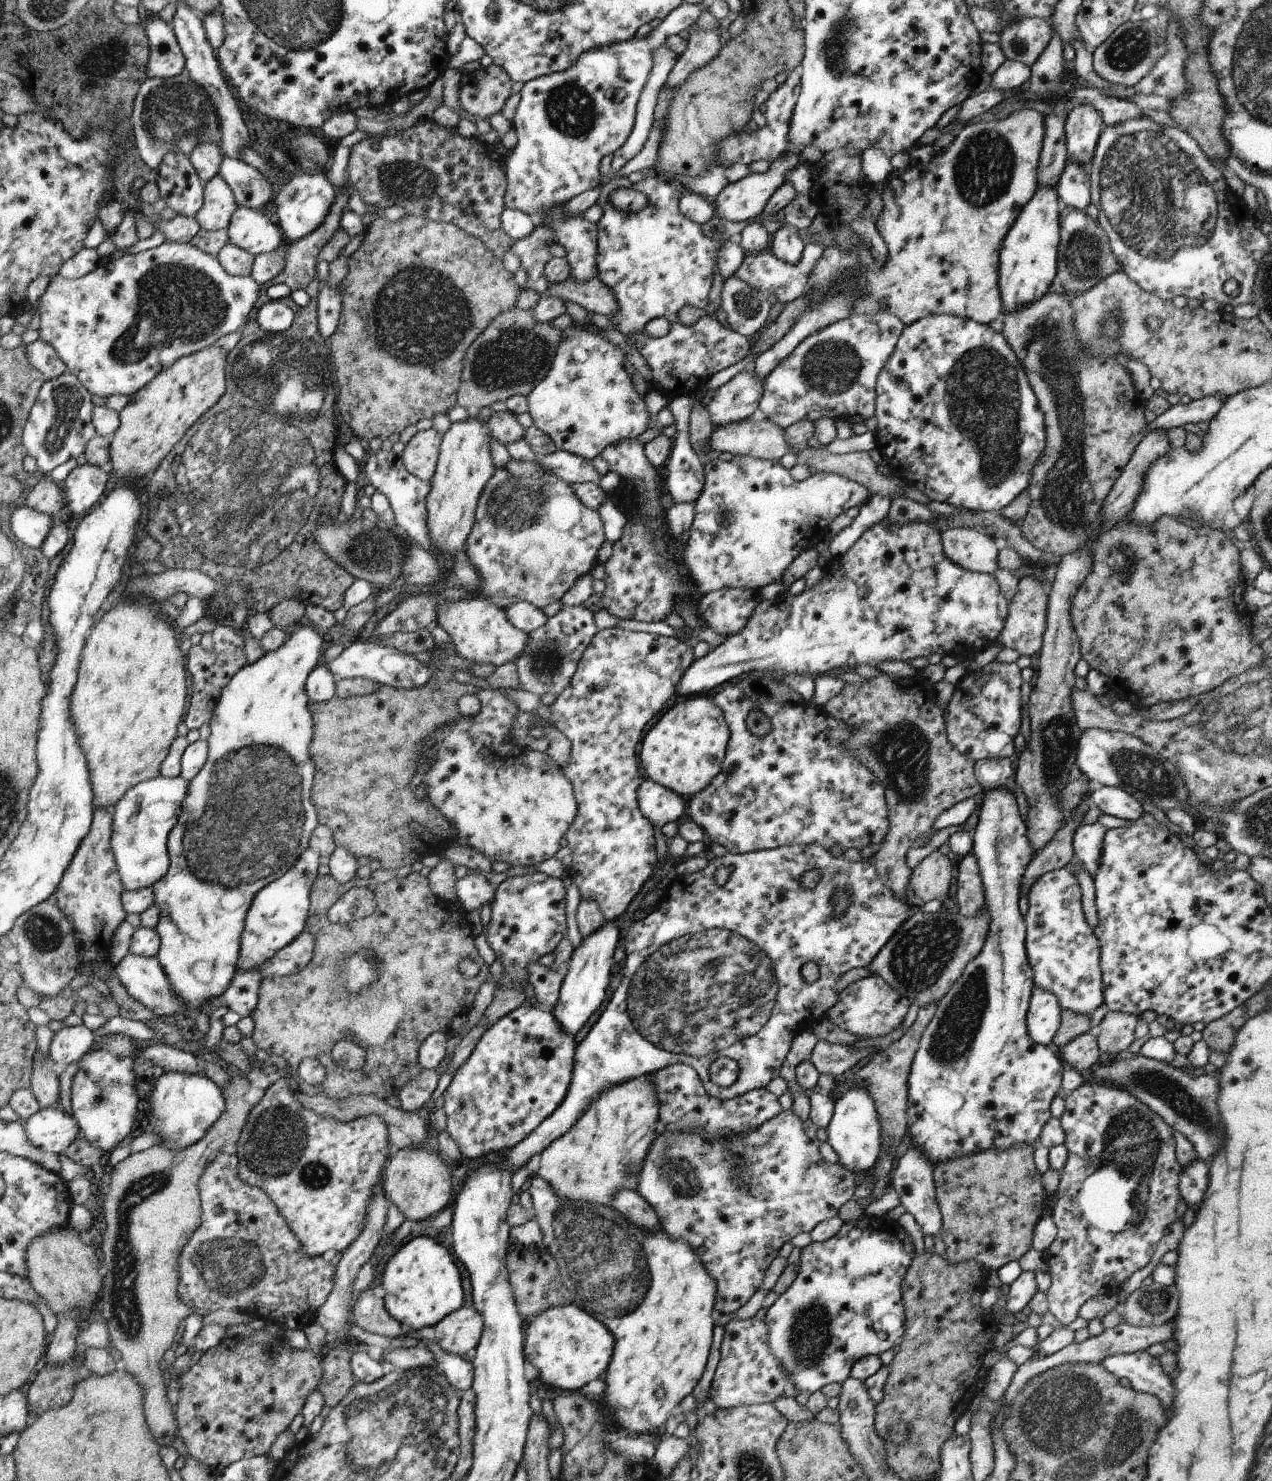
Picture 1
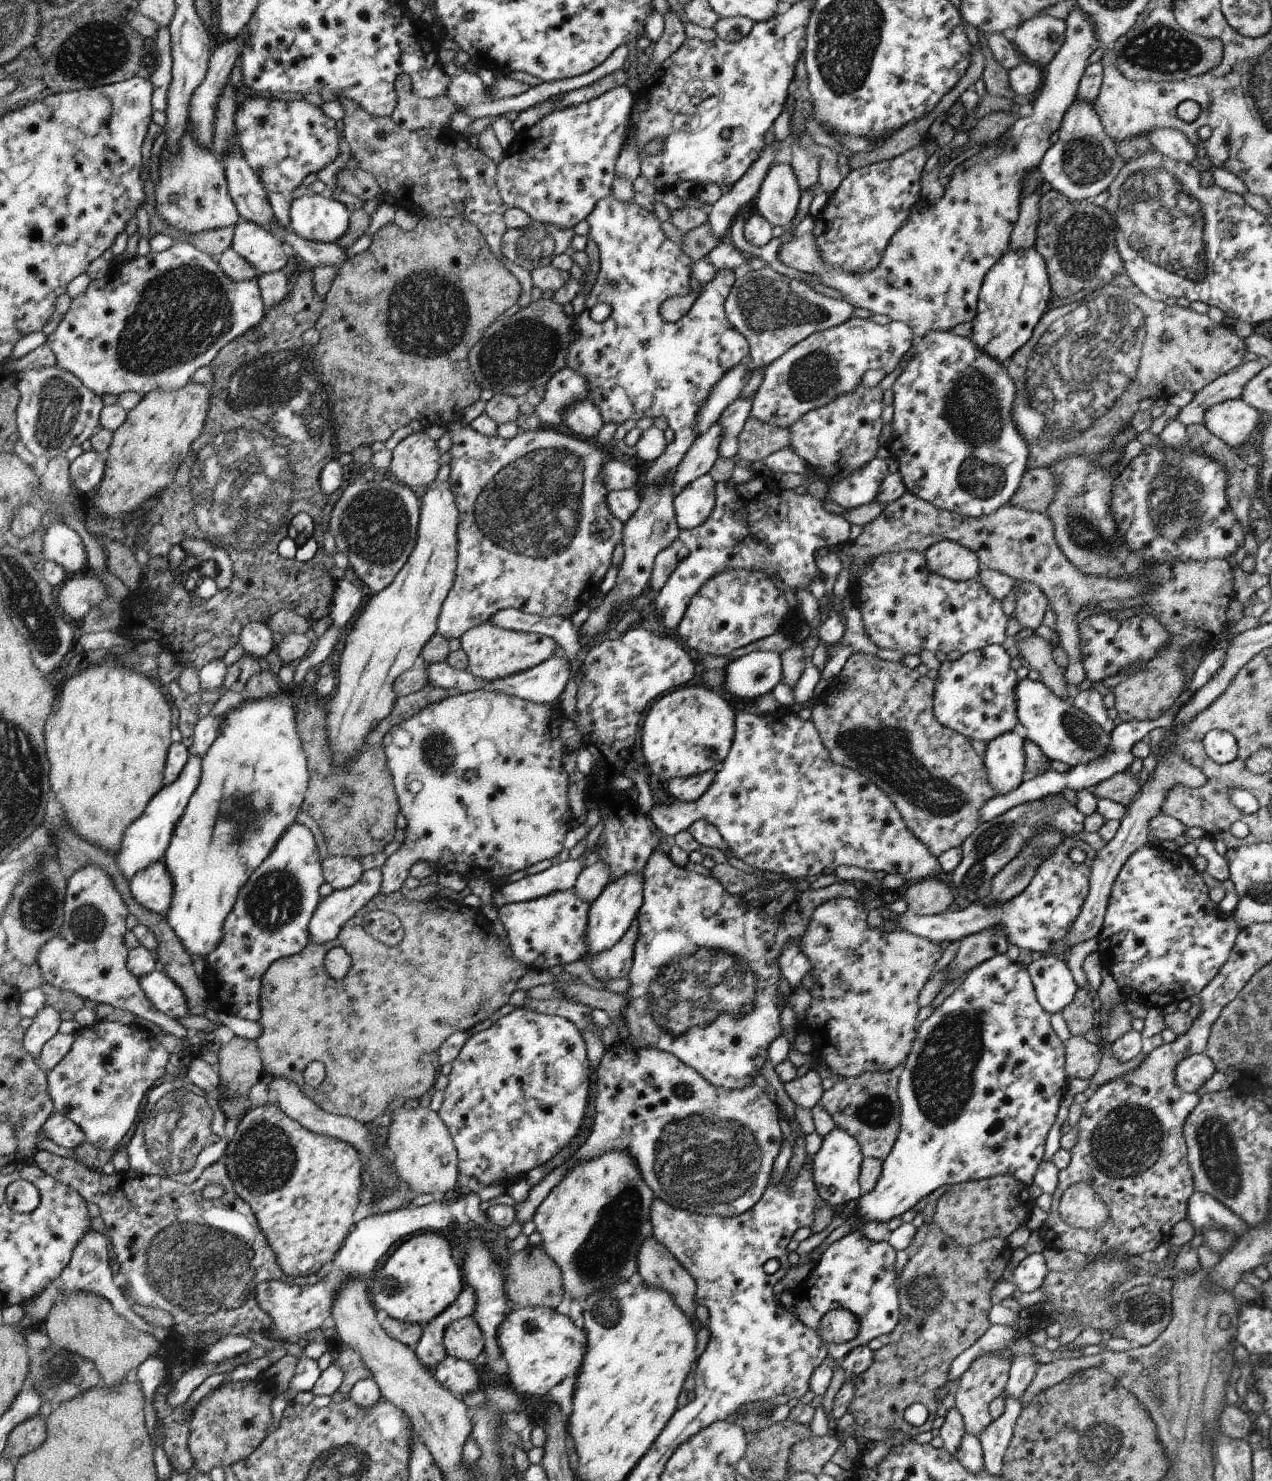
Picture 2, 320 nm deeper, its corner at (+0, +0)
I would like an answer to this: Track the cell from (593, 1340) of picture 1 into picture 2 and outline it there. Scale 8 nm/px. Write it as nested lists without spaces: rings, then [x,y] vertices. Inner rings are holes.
[[[524,1307],[505,1316],[497,1332],[501,1356],[508,1364],[507,1376],[517,1394],[544,1396],[566,1376],[578,1374],[585,1354],[588,1338],[583,1329],[550,1307]]]

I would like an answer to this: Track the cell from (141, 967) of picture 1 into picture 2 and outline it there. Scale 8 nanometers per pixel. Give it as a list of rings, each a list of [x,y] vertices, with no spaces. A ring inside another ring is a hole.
[[[160,968],[140,979],[150,1002],[164,1014],[175,1019],[190,1015],[182,989]]]

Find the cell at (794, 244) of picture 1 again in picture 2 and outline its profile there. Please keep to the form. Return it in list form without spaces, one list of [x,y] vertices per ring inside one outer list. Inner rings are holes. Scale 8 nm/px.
[[[774,163],[760,185],[752,210],[758,212],[774,227],[791,225],[802,190],[792,165]]]

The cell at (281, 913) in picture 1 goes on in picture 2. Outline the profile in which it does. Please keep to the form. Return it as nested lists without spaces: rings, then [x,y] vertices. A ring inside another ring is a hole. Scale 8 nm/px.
[[[294,821],[282,842],[274,847],[274,854],[250,873],[250,882],[238,893],[238,906],[226,918],[226,938],[214,954],[204,957],[205,972],[202,979],[207,990],[207,1000],[219,1011],[254,1021],[260,1018],[260,980],[264,972],[282,957],[299,954],[308,944],[310,922],[320,902],[320,886],[324,884],[320,854],[310,829]]]

